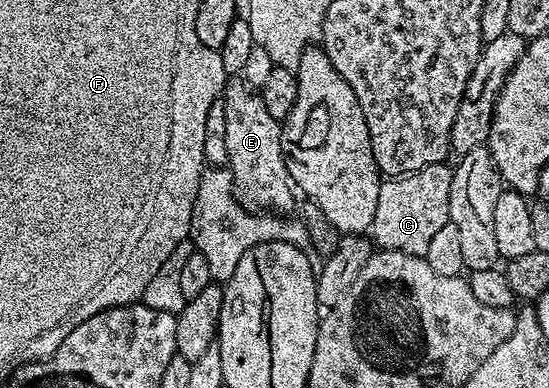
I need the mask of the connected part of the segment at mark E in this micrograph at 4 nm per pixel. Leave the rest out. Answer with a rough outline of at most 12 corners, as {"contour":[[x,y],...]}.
{"contour":[[240,77],[223,84],[236,201],[284,213],[293,184],[281,124]]}

